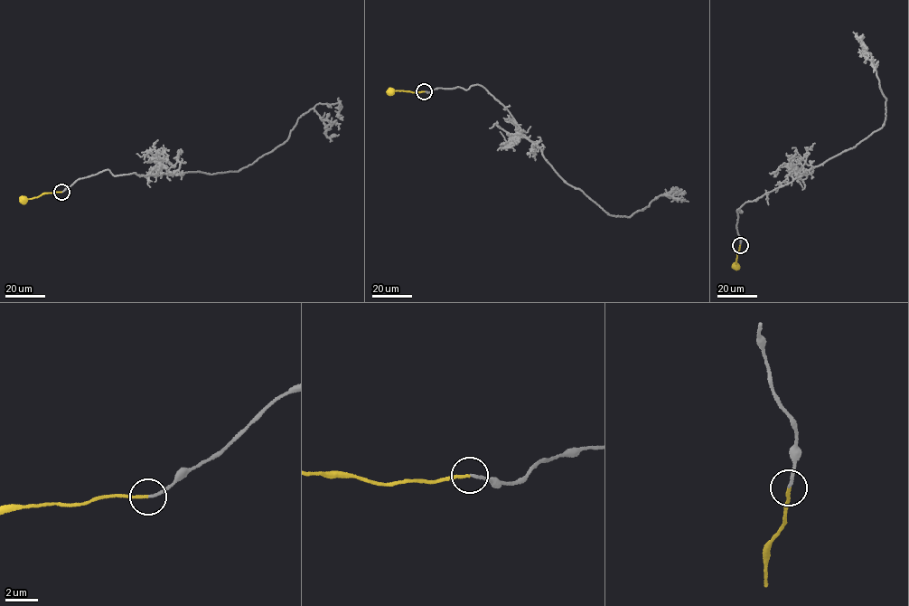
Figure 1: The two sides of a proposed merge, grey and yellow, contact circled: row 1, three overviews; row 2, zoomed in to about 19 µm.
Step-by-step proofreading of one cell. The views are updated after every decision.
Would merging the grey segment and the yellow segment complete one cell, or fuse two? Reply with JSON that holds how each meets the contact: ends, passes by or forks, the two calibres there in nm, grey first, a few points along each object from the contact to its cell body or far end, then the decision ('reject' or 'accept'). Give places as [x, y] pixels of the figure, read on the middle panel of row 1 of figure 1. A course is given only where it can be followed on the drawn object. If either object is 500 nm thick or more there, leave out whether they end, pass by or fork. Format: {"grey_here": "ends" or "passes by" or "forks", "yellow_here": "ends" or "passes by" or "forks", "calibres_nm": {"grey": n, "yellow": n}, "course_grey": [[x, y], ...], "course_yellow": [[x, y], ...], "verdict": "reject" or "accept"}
{"grey_here": "ends", "yellow_here": "ends", "calibres_nm": {"grey": 160, "yellow": 180}, "course_grey": [[424, 91], [482, 86], [561, 177], [610, 214], [631, 216], [660, 195], [686, 193]], "course_yellow": [[424, 91], [390, 92]], "verdict": "accept"}

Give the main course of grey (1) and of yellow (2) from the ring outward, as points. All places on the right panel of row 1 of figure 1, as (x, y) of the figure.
1: (739, 245), (736, 210), (855, 146), (884, 123), (885, 98), (863, 34), (866, 49)
2: (739, 245), (736, 266)

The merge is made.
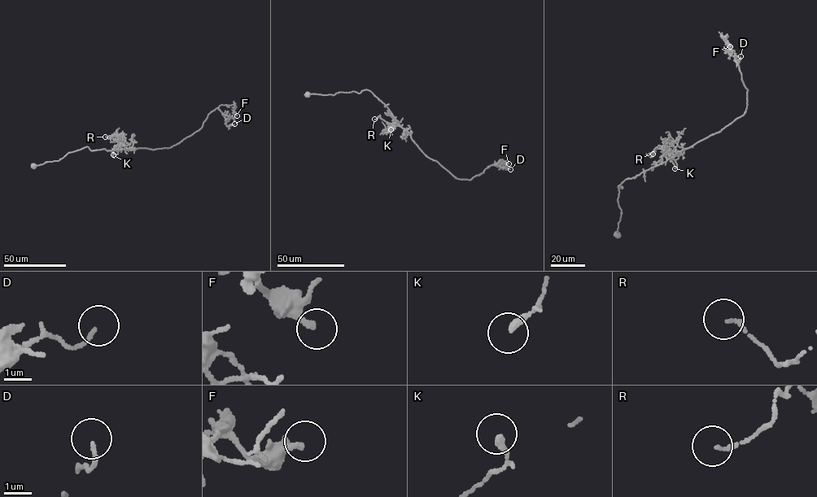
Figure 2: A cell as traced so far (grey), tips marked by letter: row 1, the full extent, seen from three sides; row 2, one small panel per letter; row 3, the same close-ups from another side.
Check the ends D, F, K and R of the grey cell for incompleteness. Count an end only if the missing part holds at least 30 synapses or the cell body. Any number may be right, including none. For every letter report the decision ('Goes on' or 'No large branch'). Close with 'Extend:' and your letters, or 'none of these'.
D: No large branch
F: No large branch
K: No large branch
R: No large branch
Extend: none of these

